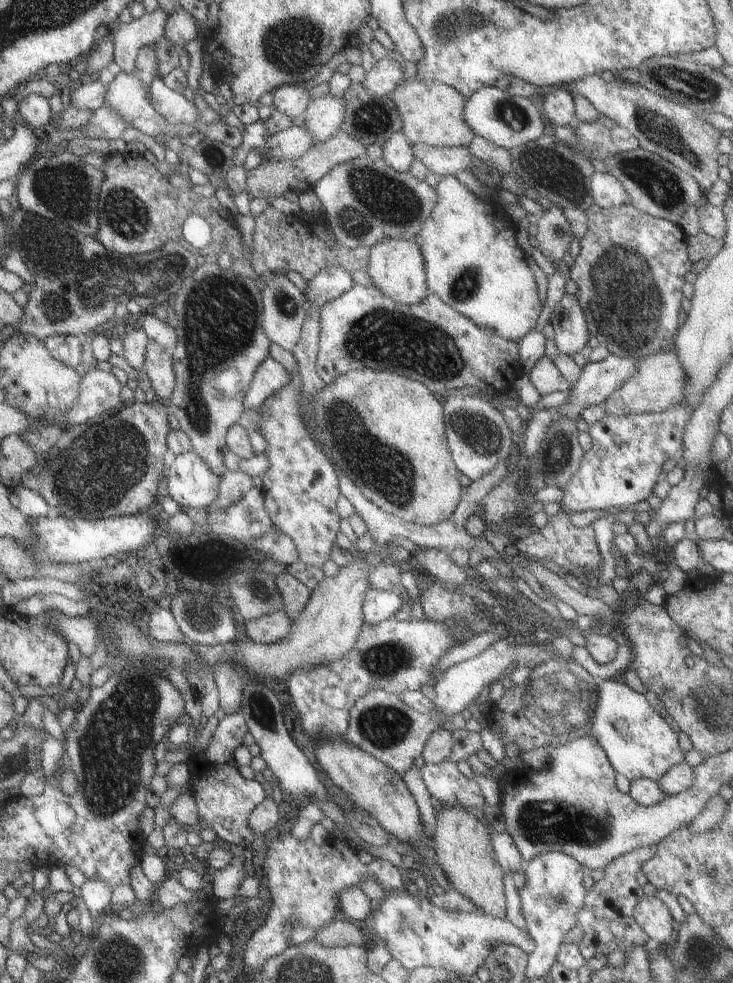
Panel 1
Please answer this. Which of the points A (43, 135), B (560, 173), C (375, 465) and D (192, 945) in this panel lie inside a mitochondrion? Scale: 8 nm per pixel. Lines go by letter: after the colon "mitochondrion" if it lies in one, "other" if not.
A: other
B: mitochondrion
C: mitochondrion
D: other

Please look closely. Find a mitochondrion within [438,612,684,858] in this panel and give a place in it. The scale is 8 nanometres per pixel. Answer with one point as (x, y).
(554, 705)

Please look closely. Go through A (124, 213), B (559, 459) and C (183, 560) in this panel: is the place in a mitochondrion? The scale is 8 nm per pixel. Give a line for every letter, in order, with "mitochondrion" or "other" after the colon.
A: mitochondrion
B: mitochondrion
C: other

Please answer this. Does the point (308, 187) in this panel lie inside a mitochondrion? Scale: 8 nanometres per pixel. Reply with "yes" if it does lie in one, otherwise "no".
no

